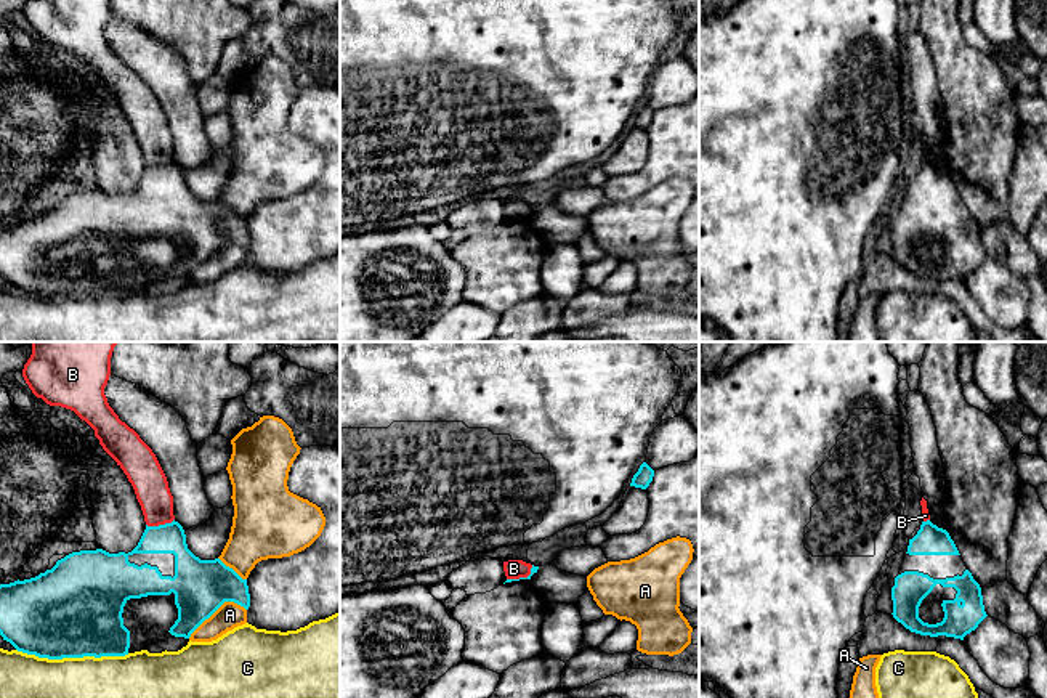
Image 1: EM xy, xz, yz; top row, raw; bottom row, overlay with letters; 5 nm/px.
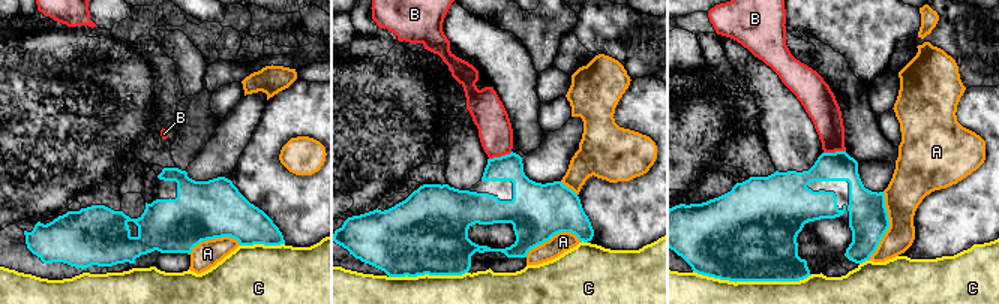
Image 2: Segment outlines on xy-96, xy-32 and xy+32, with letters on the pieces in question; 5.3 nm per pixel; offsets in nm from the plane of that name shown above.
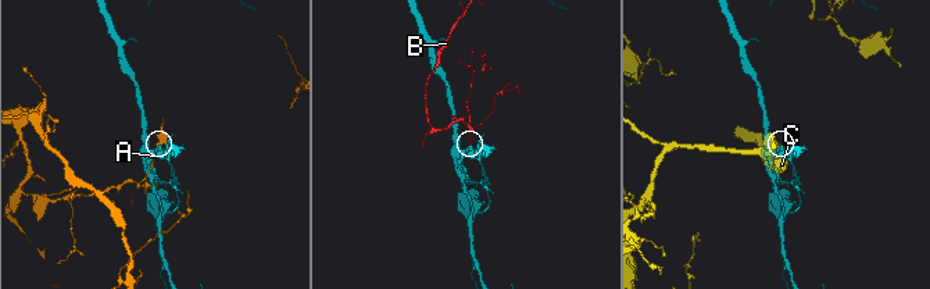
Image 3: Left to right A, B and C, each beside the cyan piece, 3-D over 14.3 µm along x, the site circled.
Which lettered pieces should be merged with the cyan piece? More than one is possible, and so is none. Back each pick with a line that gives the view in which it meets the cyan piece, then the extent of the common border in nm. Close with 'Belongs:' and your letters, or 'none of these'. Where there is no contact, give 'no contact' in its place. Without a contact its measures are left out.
Belongs: none of these

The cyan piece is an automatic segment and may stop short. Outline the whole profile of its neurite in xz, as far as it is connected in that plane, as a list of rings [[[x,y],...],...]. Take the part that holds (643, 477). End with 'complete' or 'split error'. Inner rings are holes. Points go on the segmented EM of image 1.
[[[643,462],[638,472],[633,475],[630,486],[646,489],[653,481],[653,477],[654,470],[646,462]]] | complete

